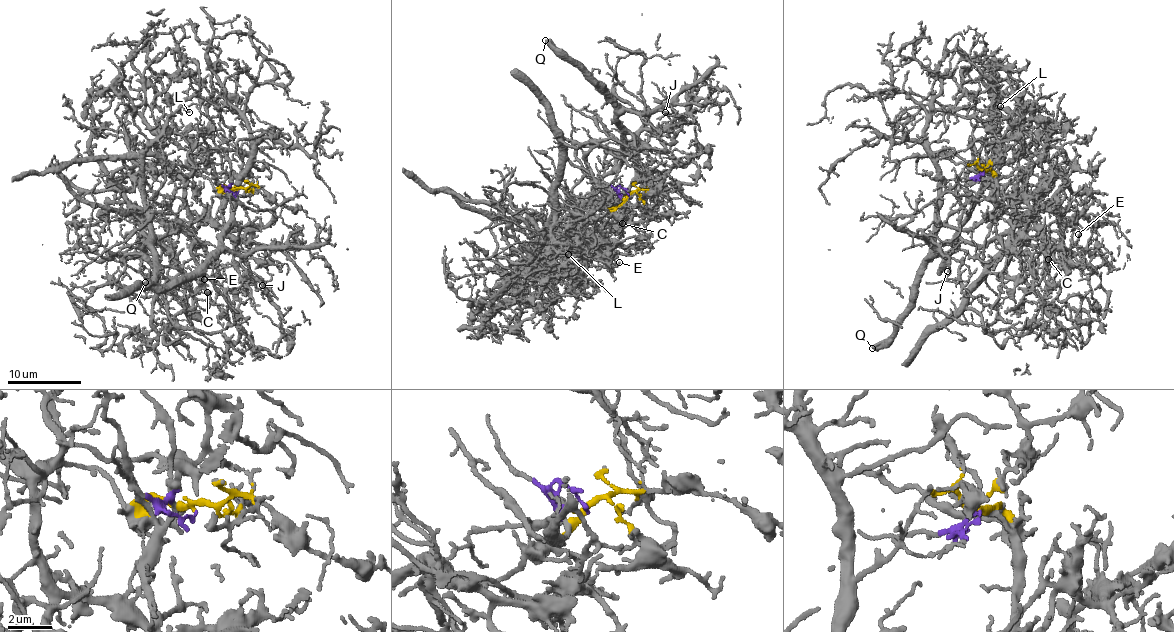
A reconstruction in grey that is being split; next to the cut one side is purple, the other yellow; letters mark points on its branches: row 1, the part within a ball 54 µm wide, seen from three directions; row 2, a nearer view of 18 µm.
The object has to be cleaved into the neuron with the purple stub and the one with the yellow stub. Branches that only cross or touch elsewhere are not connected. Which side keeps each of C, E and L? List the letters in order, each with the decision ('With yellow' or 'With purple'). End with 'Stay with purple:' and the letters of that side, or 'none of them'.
C: With yellow
E: With yellow
L: With yellow
Stay with purple: none of them

